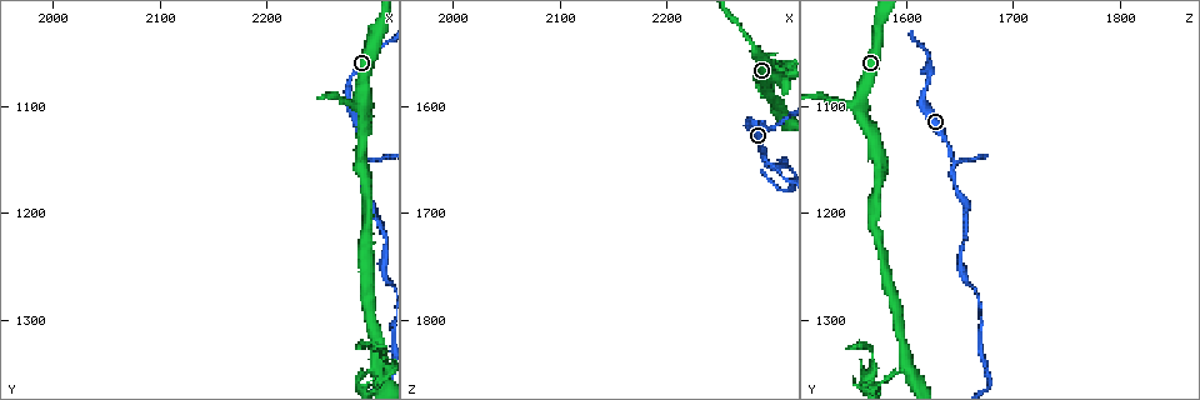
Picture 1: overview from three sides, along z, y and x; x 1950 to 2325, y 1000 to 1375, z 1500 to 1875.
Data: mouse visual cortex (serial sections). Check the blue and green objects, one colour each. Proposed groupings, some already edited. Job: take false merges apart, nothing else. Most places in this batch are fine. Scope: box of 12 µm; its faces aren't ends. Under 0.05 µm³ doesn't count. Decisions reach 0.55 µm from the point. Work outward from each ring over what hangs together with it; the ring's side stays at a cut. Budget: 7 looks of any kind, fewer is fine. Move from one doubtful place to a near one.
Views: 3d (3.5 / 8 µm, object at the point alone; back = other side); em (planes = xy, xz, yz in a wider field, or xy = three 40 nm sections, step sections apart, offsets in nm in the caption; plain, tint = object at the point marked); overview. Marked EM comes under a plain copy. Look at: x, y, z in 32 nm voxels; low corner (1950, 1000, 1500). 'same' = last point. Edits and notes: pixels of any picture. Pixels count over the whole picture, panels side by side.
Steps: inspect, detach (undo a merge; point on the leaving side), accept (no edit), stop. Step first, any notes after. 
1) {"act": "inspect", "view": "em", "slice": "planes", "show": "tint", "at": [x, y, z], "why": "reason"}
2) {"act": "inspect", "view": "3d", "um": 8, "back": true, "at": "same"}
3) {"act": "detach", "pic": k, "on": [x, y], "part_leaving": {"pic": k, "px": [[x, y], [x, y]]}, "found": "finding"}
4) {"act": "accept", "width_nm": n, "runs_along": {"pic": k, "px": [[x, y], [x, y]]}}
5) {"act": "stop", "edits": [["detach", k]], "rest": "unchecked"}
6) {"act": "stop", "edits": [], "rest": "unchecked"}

{"act": "inspect", "view": "3d", "um": 3.5, "at": [2294, 1096, 1558], "why": "three-way junction"}

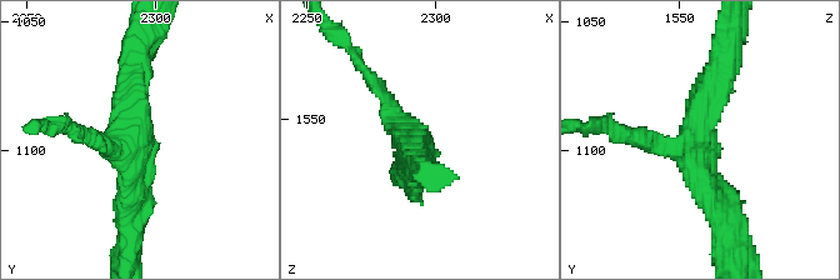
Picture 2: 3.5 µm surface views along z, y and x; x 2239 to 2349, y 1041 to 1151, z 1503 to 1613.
{"act": "inspect", "view": "em", "slice": "planes", "show": "tint", "at": [2290, 1095, 1556], "arms": 3, "arm_widths_nm": [200, 300, 400]}

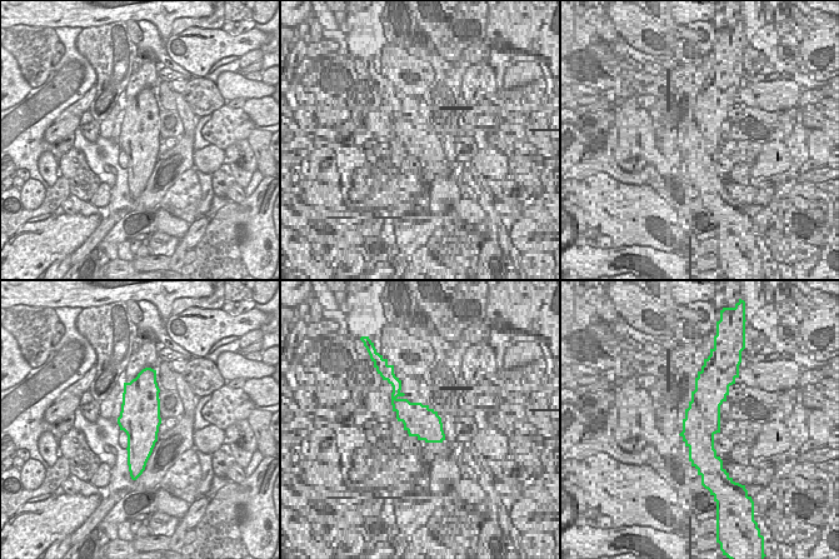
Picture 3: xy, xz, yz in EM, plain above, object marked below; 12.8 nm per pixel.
{"act": "inspect", "view": "em", "slice": "xy", "step": 5, "show": "tint", "at": "same"}

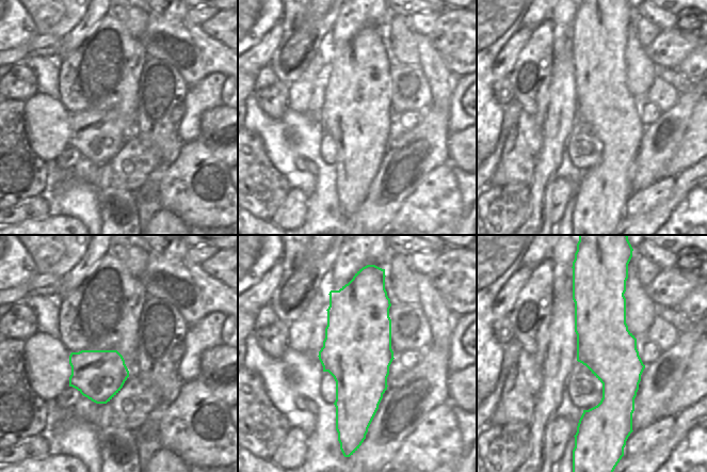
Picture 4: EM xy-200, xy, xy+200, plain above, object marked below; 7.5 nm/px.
{"act": "accept", "runs_along": {"pic": 2, "px": [[723, 56], [696, 173], [725, 214]]}, "found": "one cell here"}

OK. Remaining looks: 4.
{"act": "inspect", "view": "3d", "um": 3.5, "at": [2290, 1154, 1642], "why": "three-way junction"}

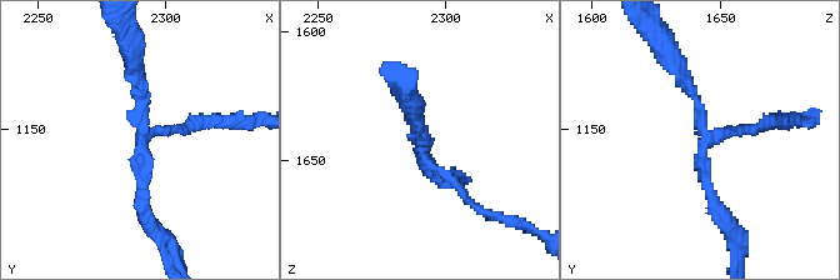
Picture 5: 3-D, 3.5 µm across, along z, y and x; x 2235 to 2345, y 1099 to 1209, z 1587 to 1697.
{"act": "inspect", "view": "em", "slice": "xy", "step": 2, "show": "tint", "at": [2290, 1153, 1645], "arms": 3, "arm_widths_nm": [150, 150, 150]}

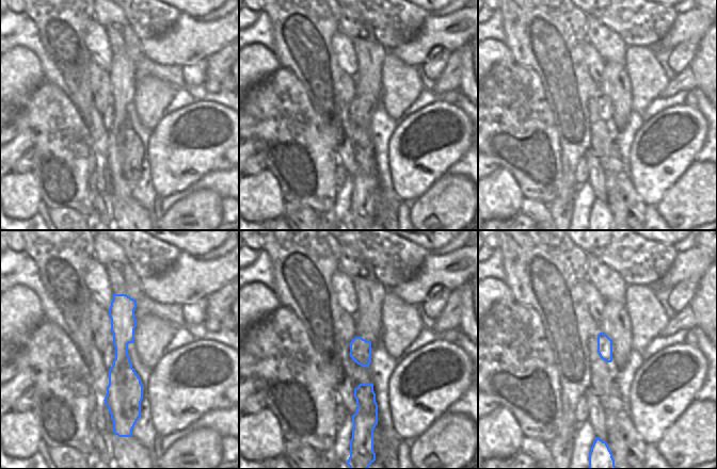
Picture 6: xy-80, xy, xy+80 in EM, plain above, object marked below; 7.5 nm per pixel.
{"act": "inspect", "view": "em", "slice": "xy", "step": 5, "show": "tint", "at": "same"}

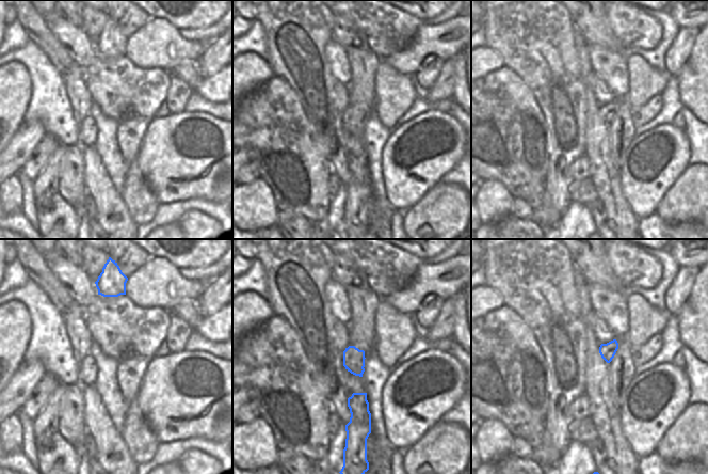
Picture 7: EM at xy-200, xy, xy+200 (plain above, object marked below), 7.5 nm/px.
{"act": "detach", "pic": 5, "on": [744, 128], "part_leaving": {"pic": 5, "px": [[711, 139], [773, 120], [783, 128]]}, "found": "two cells meet here"}

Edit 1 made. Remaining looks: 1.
{"act": "stop", "edits": [["detach", 5]], "rest": "unchecked"}

